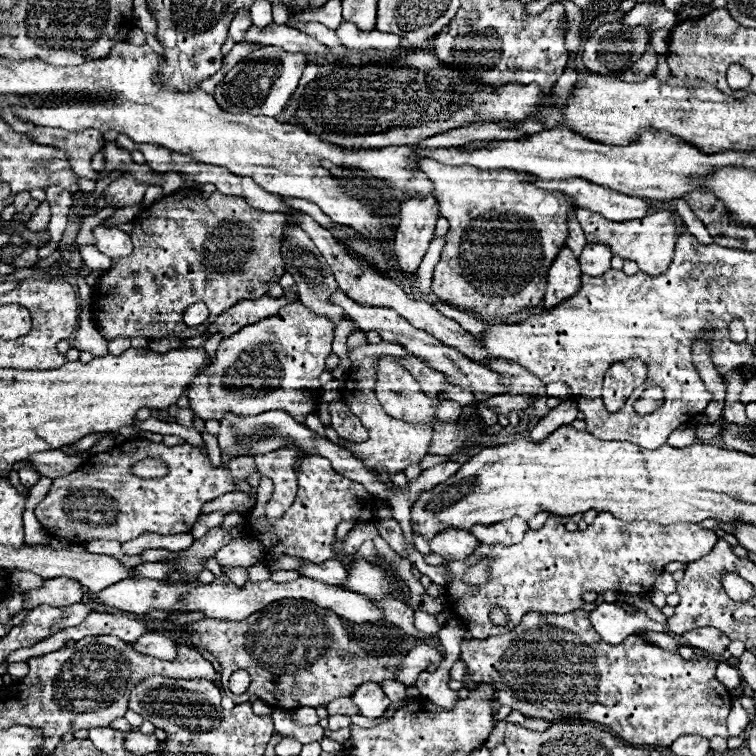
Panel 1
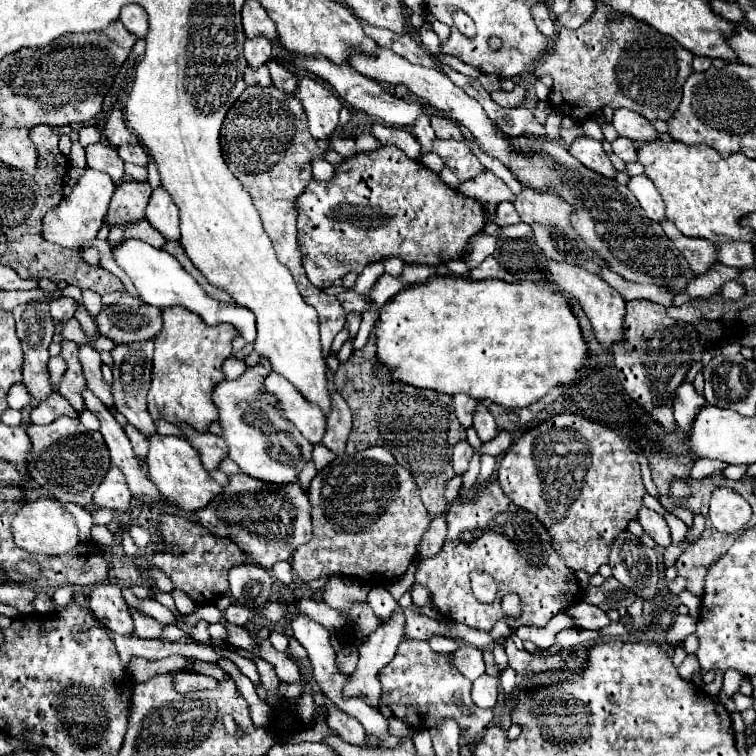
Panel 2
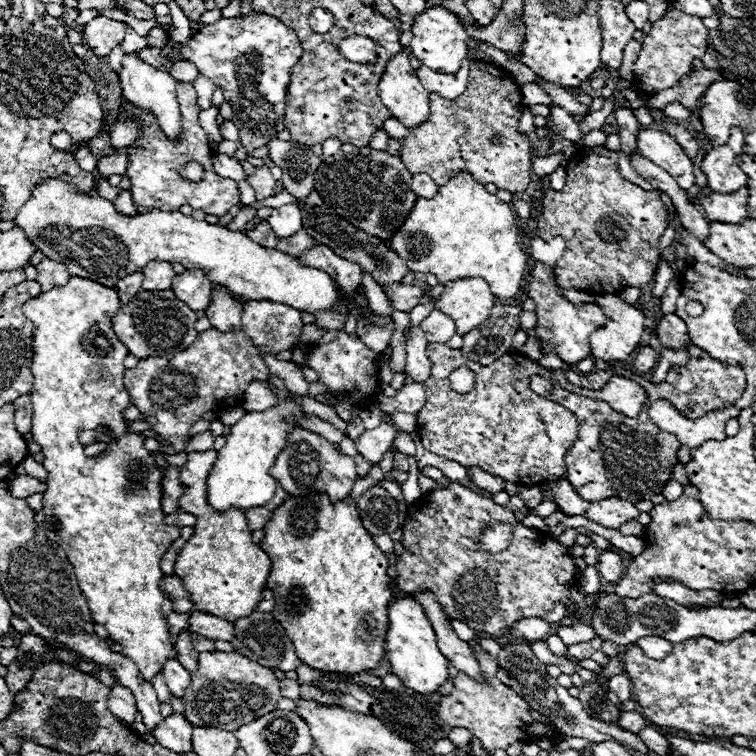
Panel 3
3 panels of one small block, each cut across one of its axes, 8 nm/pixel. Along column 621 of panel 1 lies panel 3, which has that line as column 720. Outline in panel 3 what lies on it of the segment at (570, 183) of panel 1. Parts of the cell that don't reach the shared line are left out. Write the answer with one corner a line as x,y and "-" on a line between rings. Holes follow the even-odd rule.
740,188
738,192
730,194
718,194
710,190
700,198
700,206
704,208
704,214
710,222
740,222
748,218
746,204
748,188

